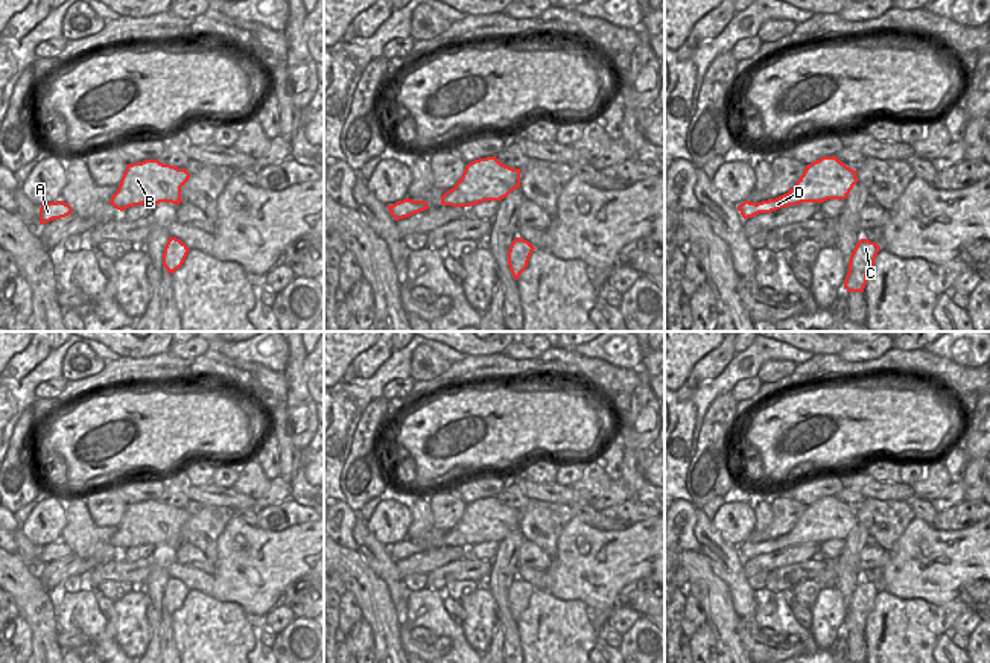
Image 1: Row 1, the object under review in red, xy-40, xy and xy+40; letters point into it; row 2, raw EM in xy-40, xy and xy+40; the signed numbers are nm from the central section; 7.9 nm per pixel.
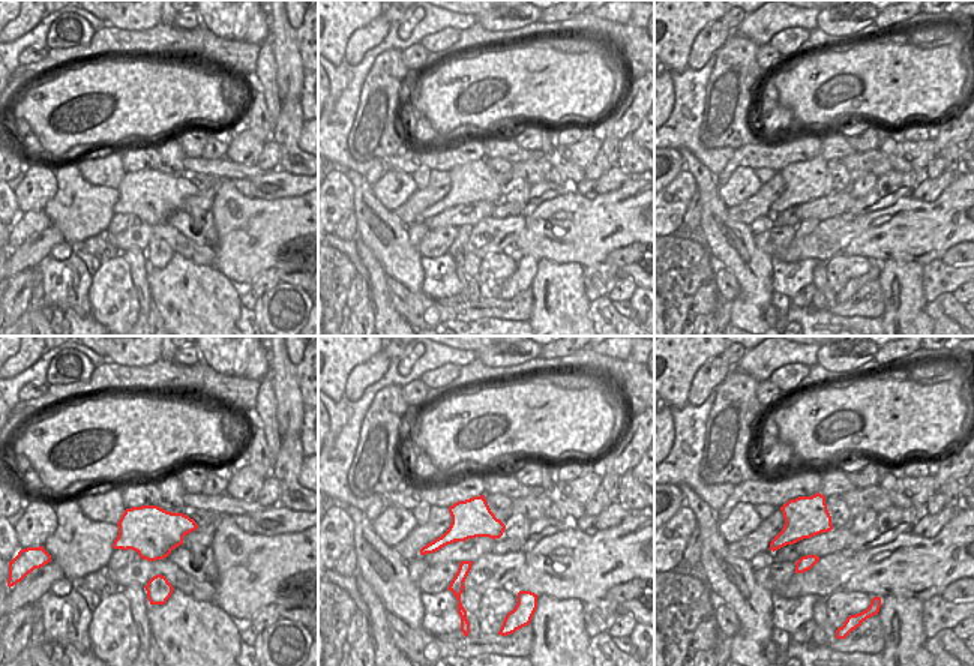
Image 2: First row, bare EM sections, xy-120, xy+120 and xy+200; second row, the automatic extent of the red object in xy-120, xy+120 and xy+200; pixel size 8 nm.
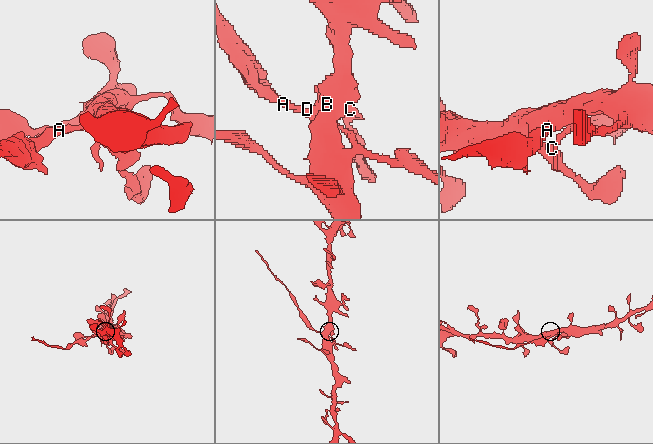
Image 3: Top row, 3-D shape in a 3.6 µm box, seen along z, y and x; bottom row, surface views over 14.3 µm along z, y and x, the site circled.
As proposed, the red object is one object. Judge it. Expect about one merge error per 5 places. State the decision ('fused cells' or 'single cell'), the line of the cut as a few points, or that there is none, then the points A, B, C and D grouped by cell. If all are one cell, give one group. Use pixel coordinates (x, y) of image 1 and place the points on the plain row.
fused cells; cut in xy+40 along (756, 545), (759, 552); A / B C D

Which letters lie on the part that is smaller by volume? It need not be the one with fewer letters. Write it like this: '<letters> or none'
A.

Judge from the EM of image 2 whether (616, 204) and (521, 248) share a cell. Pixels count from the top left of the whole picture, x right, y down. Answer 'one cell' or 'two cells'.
one cell

